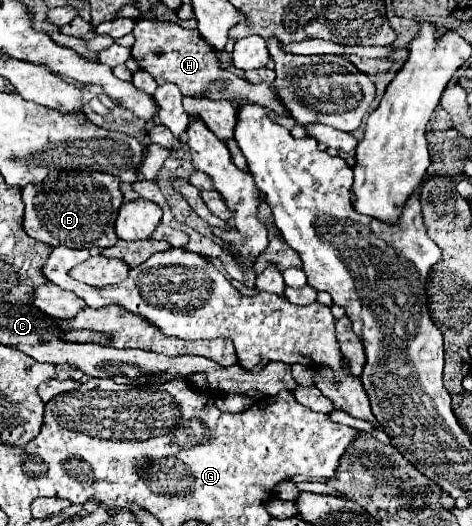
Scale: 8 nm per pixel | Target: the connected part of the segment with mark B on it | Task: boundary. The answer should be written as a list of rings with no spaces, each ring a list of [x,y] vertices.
[[[49,172],[39,184],[23,188],[25,216],[23,230],[49,246],[67,248],[109,248],[117,244],[115,220],[123,204],[121,182],[103,172]]]

